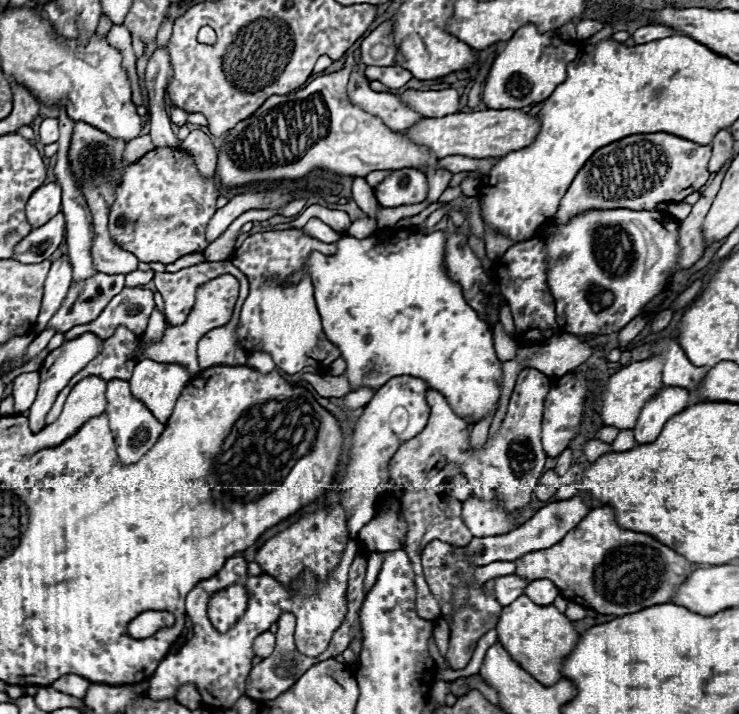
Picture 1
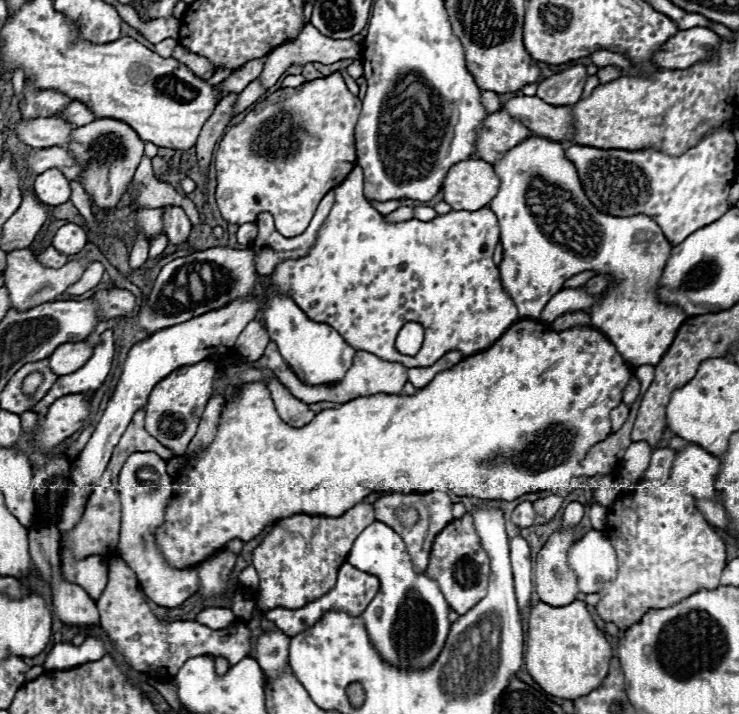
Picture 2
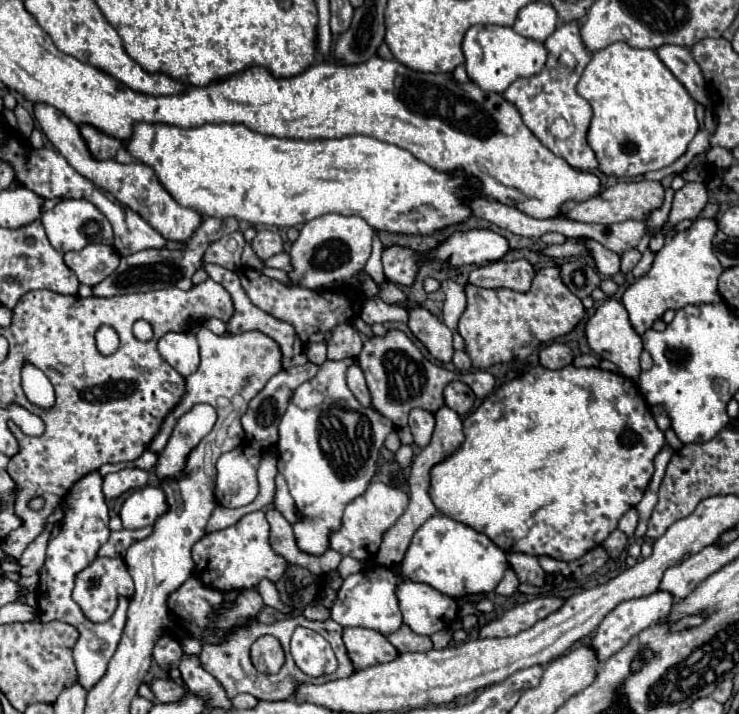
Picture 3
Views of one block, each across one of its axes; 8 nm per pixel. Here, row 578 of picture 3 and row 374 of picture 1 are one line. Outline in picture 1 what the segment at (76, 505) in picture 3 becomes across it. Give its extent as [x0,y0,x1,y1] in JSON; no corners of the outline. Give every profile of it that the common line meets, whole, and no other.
[28,334,102,432]

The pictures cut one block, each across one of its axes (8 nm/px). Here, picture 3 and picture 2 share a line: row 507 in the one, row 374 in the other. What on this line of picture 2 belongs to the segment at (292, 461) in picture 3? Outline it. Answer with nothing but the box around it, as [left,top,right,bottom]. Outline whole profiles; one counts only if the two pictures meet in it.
[262,294,356,384]

